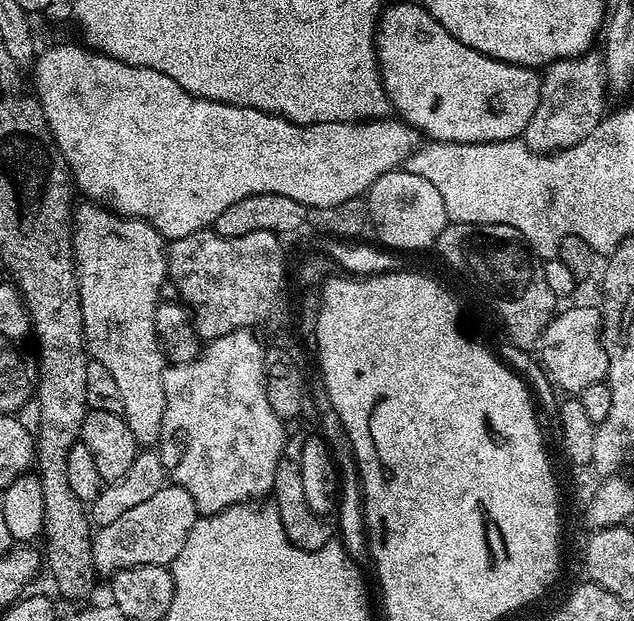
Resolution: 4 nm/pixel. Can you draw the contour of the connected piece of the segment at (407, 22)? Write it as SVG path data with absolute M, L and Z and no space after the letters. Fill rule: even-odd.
M420 2L392 4L389 8L387 5L381 11L376 26L376 61L380 64L389 105L400 111L399 119L432 142L489 144L514 140L523 137L530 118L534 118L534 110L538 110L541 77L533 69L495 60L458 42Z

